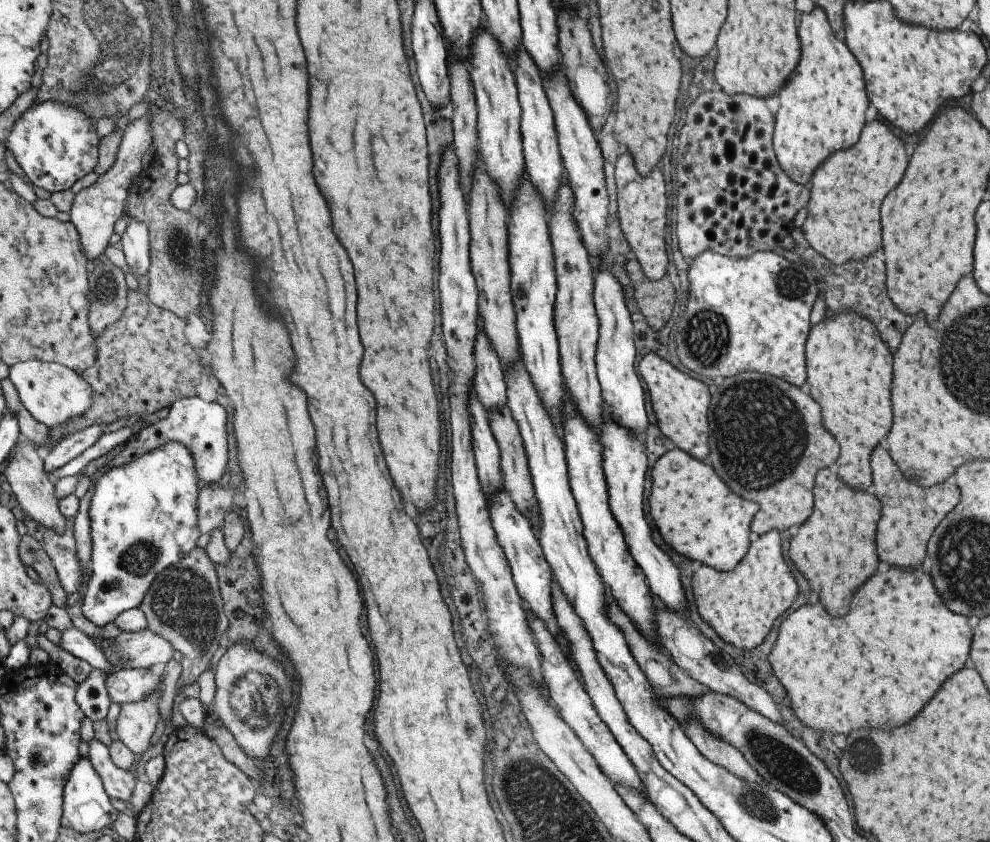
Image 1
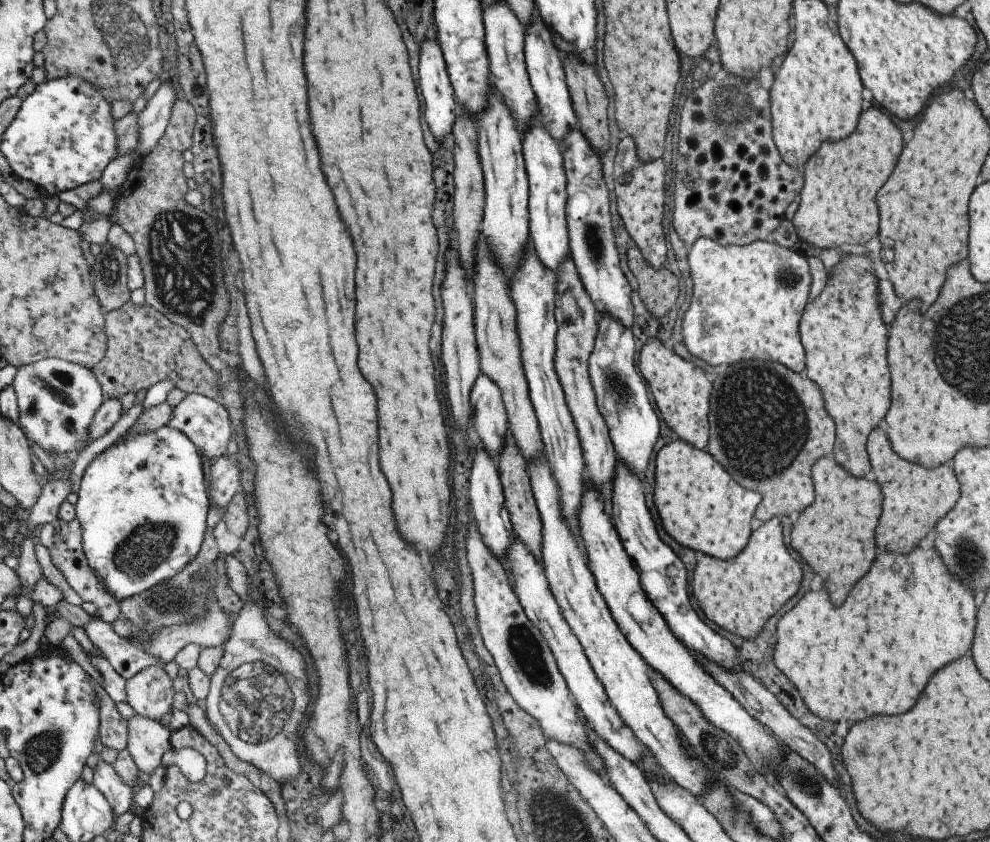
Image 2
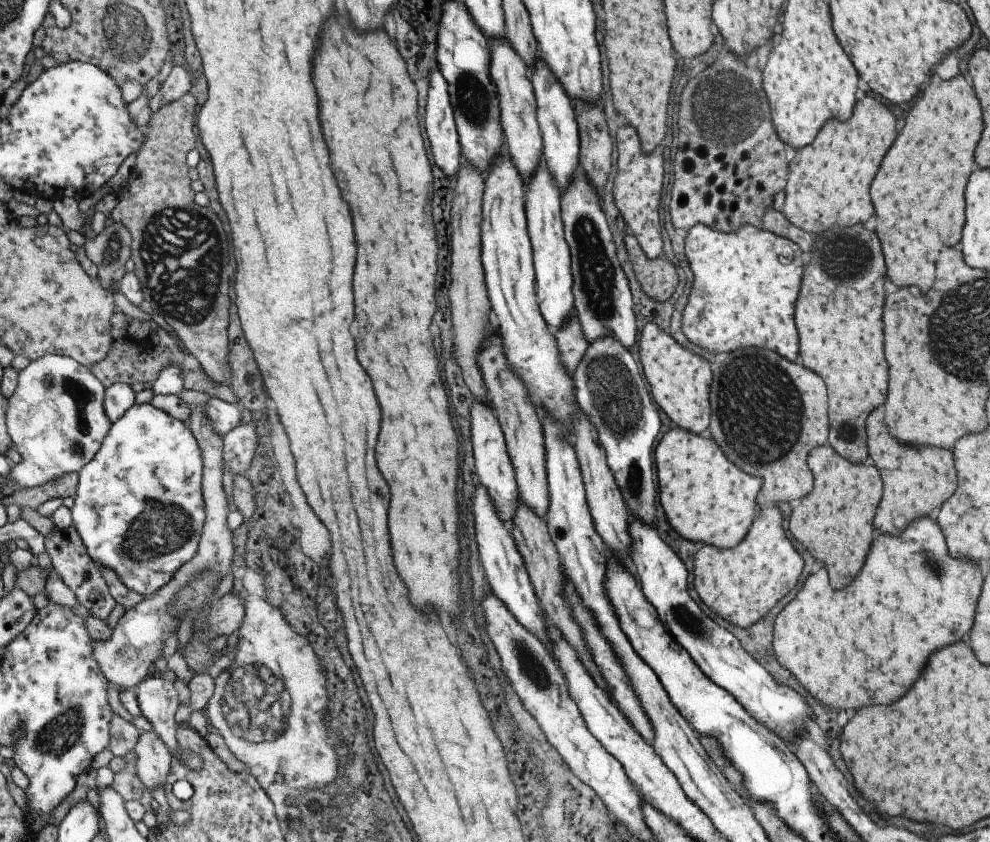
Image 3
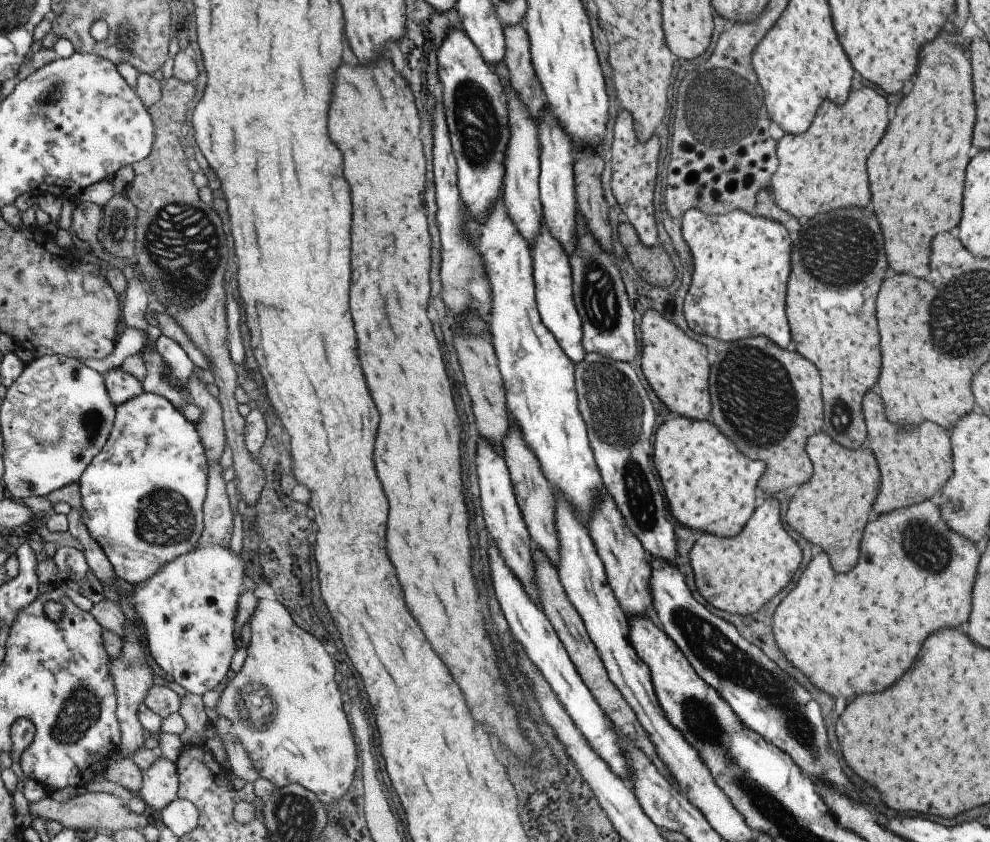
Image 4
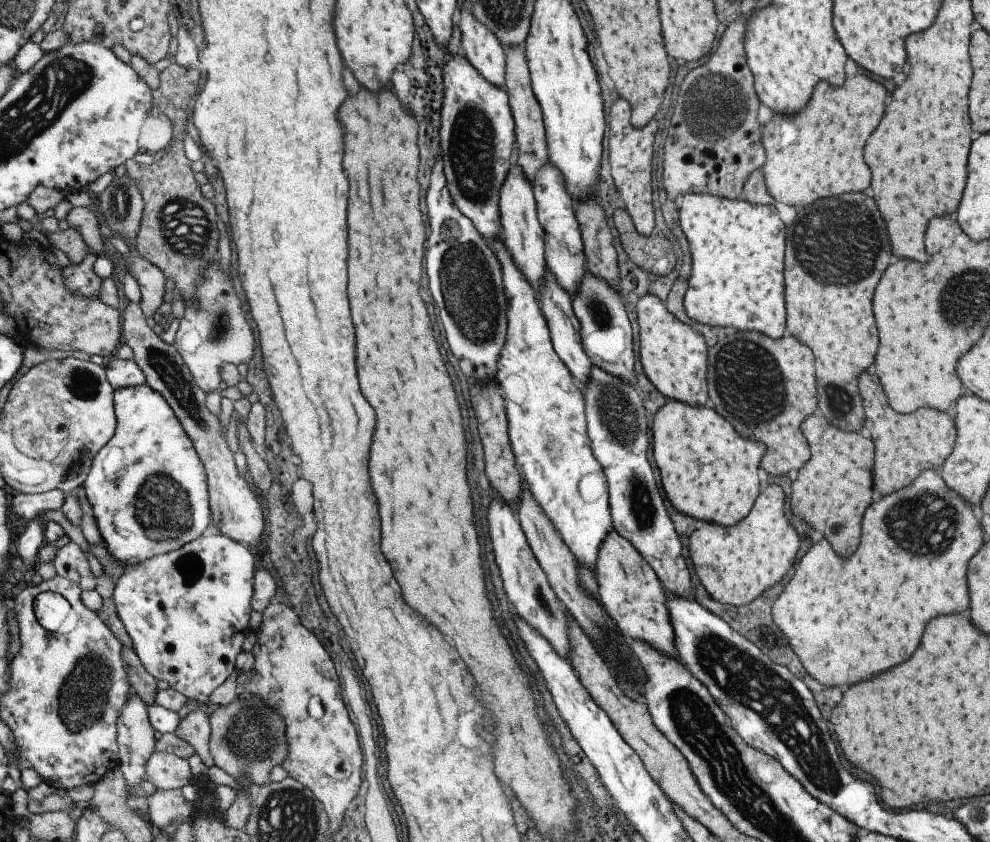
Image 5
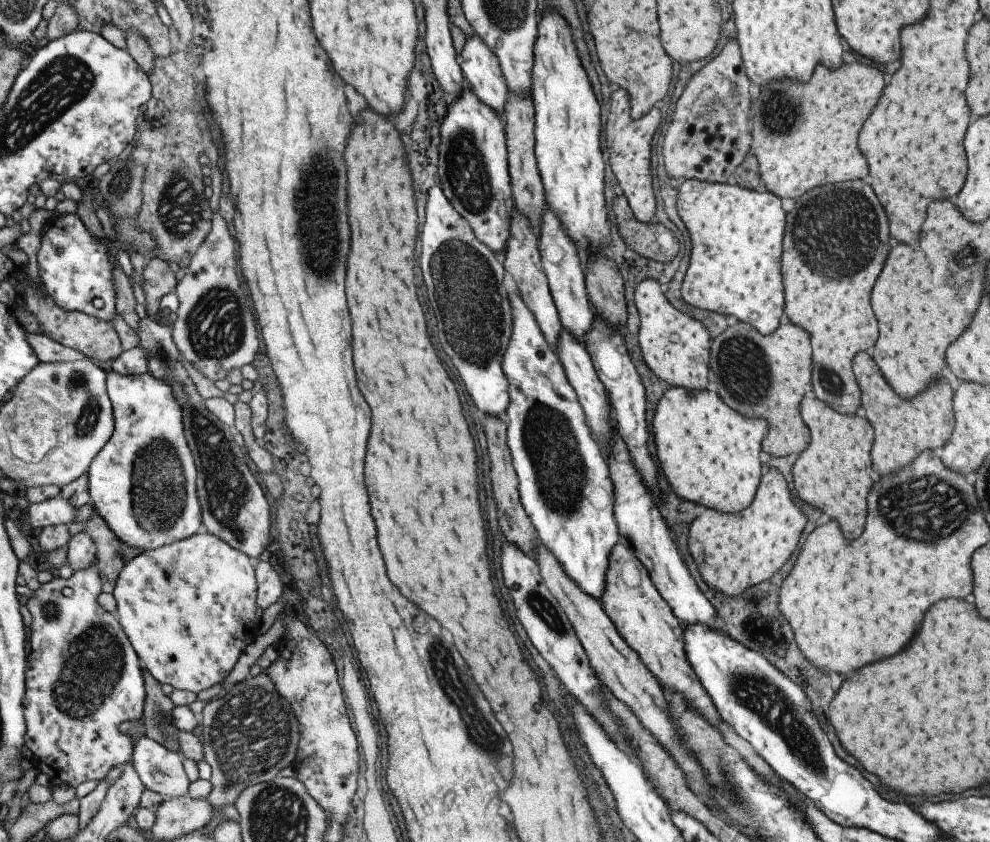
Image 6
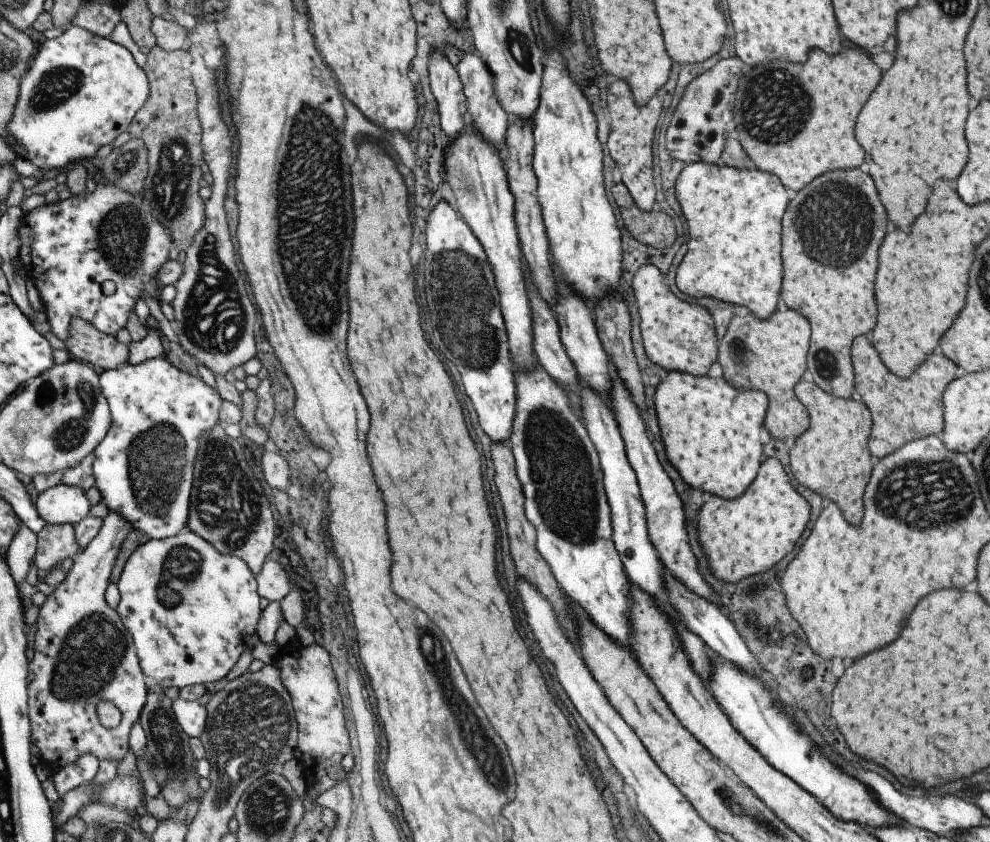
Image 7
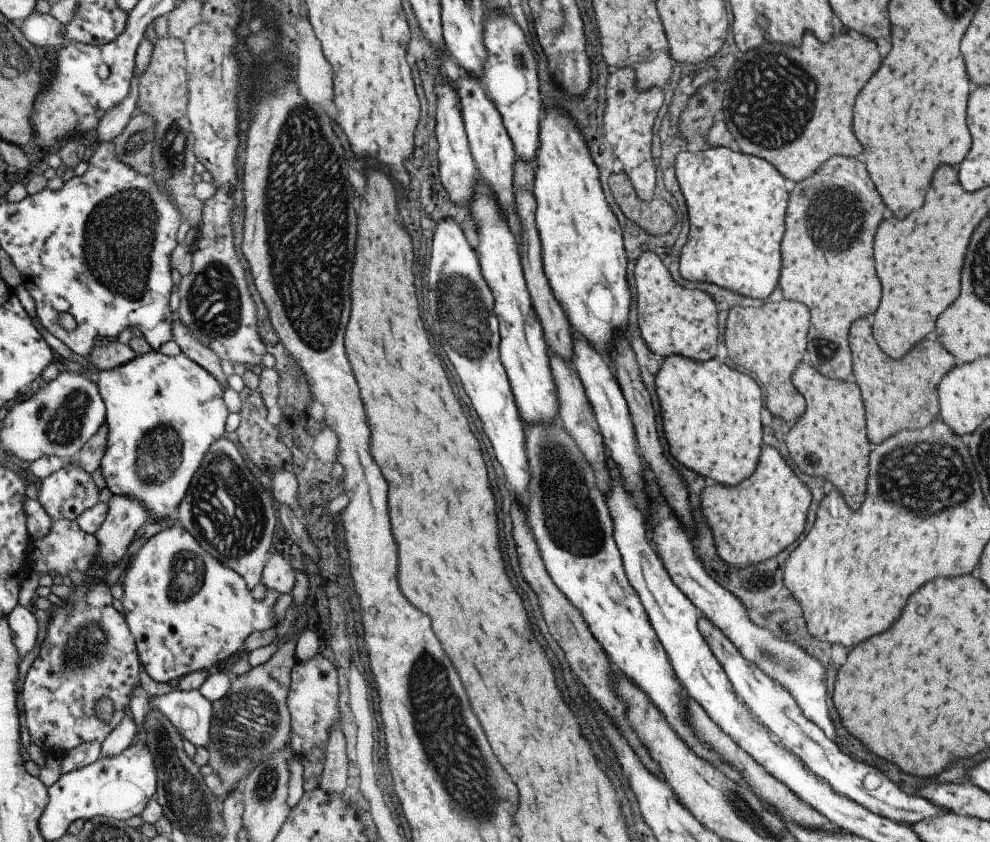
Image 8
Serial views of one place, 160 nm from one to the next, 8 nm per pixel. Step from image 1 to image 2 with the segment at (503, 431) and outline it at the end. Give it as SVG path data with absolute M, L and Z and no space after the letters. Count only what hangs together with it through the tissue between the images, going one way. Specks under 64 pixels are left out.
M510 432L504 436L501 450L496 457L500 485L504 496L515 539L525 543L526 549L540 562L541 554L541 521L532 495L529 477L526 472L526 460L521 456Z

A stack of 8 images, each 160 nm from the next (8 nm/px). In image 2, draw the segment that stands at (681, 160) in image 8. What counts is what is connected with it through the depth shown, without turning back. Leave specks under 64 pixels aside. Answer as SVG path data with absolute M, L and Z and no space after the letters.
M699 237L690 248L686 263L692 280L692 293L680 326L683 344L689 354L703 360L709 366L757 358L779 362L793 372L801 372L805 364L797 324L800 323L807 304L810 284L805 256L795 249L788 249L767 240L753 241L743 247L722 247L707 237Z

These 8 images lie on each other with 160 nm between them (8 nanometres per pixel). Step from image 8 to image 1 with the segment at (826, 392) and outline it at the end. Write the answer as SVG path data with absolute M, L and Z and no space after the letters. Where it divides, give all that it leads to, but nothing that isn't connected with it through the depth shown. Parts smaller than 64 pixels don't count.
M827 468L817 472L813 486L813 510L797 528L797 534L789 544L789 560L803 574L809 588L819 596L821 606L833 618L847 614L851 594L877 570L873 534L881 508L877 498L855 492L837 478Z

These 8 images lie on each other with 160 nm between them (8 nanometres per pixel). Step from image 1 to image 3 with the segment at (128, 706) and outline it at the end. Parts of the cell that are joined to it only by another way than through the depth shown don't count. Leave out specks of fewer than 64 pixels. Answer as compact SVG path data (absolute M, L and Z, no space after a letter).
M139 730L132 751L136 754L136 773L144 788L164 786L172 756L155 731Z

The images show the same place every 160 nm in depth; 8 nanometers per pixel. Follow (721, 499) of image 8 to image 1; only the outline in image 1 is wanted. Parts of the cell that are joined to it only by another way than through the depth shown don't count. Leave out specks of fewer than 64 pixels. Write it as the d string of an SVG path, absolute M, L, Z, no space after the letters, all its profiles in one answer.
M773 529L759 535L757 540L748 545L744 557L732 571L716 571L701 565L692 576L692 588L695 610L701 620L708 624L723 642L741 650L751 650L759 646L773 626L773 622L777 620L777 616L785 614L785 610L793 604L797 596L797 583L781 557L779 531Z

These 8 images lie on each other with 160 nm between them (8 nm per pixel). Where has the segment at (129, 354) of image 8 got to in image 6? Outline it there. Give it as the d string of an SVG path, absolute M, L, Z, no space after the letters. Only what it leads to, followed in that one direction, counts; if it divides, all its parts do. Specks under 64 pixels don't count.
M14 267L7 276L7 282L14 288L15 302L27 310L33 318L36 318L38 327L41 328L41 335L53 339L61 346L83 353L87 358L97 360L102 366L107 366L110 361L122 353L119 338L111 323L89 316L84 312L63 310L49 298L45 289L39 287L39 283L31 281L23 268Z

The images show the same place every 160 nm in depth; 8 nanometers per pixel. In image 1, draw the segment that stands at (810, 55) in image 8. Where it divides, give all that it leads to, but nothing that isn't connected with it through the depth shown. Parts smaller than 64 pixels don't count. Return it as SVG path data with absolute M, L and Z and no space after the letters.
M883 122L865 124L859 140L849 150L828 156L810 178L807 216L800 229L817 254L834 265L863 260L881 248L879 206L889 190L903 178L907 156Z

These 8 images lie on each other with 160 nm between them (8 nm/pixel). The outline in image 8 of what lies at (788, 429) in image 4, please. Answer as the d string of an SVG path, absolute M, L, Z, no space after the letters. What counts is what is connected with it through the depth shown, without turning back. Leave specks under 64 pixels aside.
M783 299L755 307L731 306L725 320L725 348L729 366L743 368L761 386L765 406L772 417L794 423L804 413L804 398L793 388L790 378L795 367L803 362L810 314L804 304Z

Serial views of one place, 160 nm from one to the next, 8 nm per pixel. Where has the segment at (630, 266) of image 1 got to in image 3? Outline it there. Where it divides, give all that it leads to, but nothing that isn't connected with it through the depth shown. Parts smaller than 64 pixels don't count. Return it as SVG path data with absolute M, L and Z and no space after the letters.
M625 235L623 237L623 242L625 250L628 254L629 262L632 264L634 275L636 276L642 292L645 293L649 298L657 300L657 302L667 300L667 298L673 294L675 286L679 284L679 282L677 282L677 272L675 272L675 268L673 268L673 266L671 266L667 260L663 260L663 258L653 260L647 257L646 254L641 250L639 243L637 240L635 240L633 235Z

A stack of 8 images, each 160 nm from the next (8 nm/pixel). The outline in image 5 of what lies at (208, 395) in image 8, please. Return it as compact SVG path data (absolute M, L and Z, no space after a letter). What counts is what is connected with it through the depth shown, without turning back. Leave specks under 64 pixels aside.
M147 385L115 389L116 427L109 442L92 458L82 482L97 530L107 552L125 567L181 548L211 529L205 469L191 439L158 392Z

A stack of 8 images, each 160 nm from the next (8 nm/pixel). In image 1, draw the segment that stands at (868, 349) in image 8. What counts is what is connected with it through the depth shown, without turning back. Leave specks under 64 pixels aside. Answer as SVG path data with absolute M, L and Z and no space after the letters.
M875 448L869 460L871 460L869 464L871 464L873 490L875 490L873 496L881 502L881 518L877 522L877 532L875 532L877 556L881 562L889 566L915 568L925 558L926 544L935 526L957 504L959 490L955 482L941 482L933 488L921 488L917 484L903 480L897 466L891 462L889 454L883 448Z

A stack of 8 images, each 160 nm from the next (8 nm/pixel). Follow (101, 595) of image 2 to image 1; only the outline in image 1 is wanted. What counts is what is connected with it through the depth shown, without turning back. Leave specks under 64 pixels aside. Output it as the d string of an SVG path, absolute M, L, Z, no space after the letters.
M66 520L66 530L62 535L56 535L49 529L40 530L37 535L43 550L52 562L61 588L64 588L67 595L77 589L83 592L87 582L87 572L78 566L75 556L72 520Z

